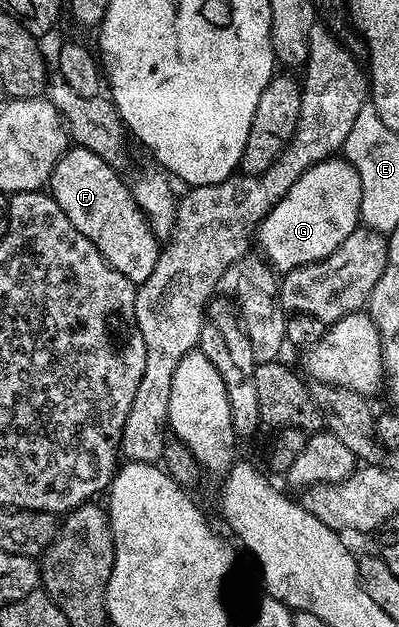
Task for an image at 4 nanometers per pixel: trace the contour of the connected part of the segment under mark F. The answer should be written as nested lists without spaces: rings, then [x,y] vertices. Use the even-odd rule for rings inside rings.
[[[78,147],[68,148],[66,153],[53,167],[49,192],[55,202],[69,215],[69,223],[81,231],[101,251],[101,255],[125,279],[135,286],[143,284],[149,275],[153,275],[153,267],[157,267],[160,238],[151,230],[147,217],[135,202],[135,194],[122,181],[120,174],[101,155],[93,155],[93,151]]]

